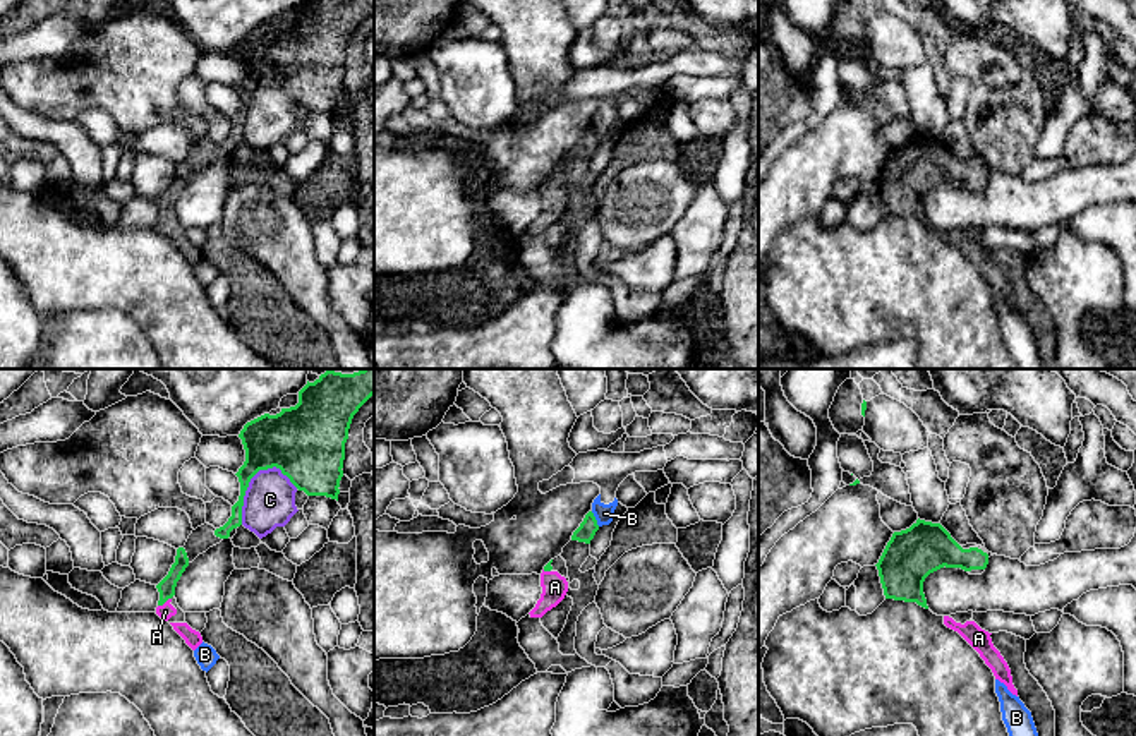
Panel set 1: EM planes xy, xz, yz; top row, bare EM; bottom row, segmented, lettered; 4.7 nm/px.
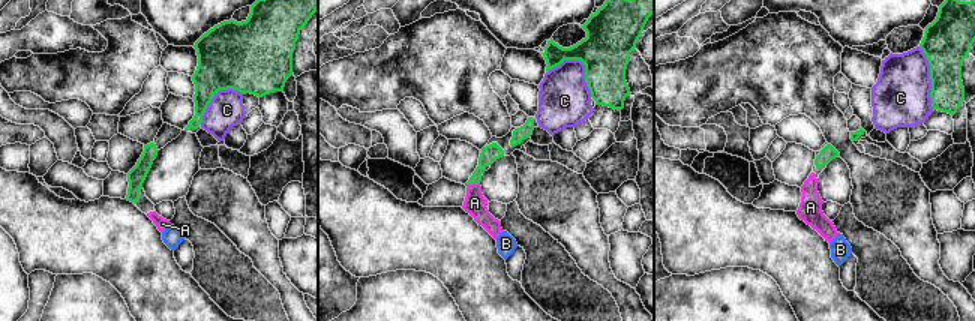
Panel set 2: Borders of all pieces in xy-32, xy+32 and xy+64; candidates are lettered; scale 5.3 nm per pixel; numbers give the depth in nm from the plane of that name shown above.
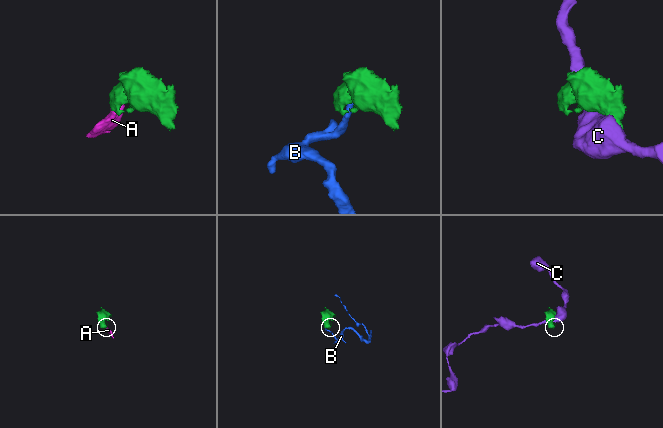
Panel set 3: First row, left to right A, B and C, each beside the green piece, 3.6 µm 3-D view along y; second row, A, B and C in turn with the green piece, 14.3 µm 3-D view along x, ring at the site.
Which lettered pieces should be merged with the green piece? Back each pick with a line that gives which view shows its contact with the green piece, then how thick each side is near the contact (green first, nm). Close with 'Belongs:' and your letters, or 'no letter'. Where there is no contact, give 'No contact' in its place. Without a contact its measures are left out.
A: Touches green in xy. Thickness 80 nm (green) against 70 nm
Belongs: A

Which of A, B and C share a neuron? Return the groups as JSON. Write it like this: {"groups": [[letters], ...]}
{"groups": [["A"], ["B"], ["C"]]}

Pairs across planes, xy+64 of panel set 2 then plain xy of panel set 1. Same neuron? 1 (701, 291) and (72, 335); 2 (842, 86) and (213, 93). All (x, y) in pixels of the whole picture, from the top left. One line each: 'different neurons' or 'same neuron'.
1: same neuron
2: different neurons

